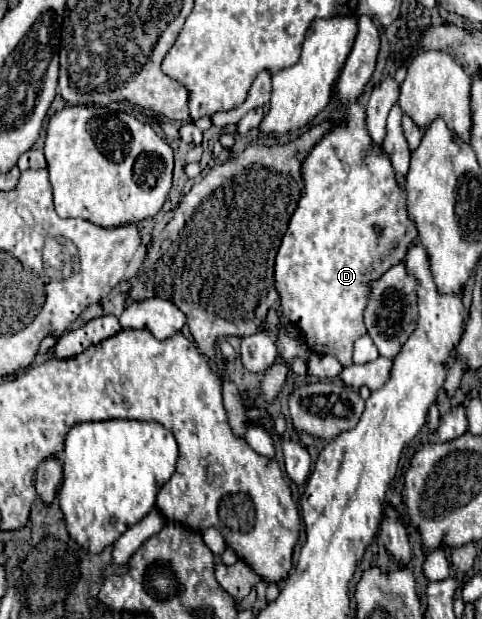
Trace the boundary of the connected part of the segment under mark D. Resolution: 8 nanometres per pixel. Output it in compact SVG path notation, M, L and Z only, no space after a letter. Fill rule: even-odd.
M358 17L354 47L334 85L340 119L302 161L302 197L290 217L274 265L282 315L300 329L312 351L334 355L344 367L352 363L354 341L366 335L362 317L366 301L370 301L370 281L402 263L418 235L390 157L374 145L366 129L366 107L358 101L374 73L378 51L378 29L370 17ZM376 225L382 227L382 233L376 231Z

